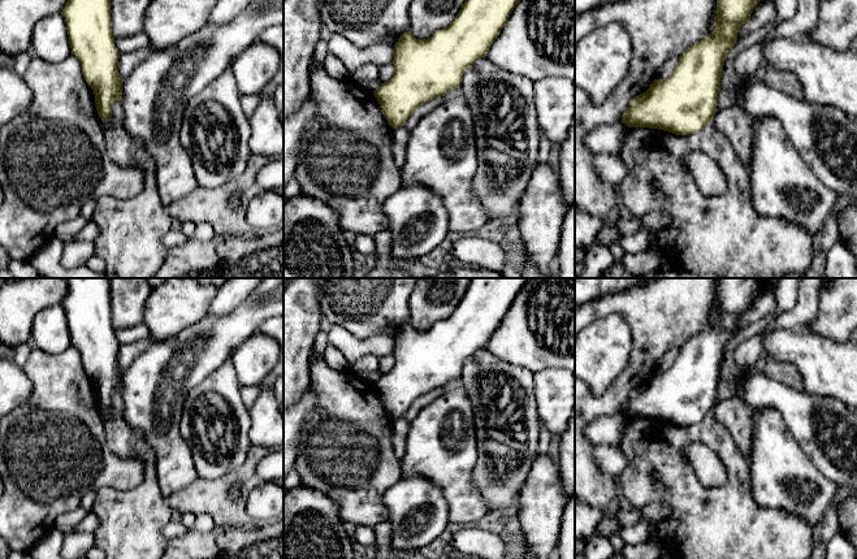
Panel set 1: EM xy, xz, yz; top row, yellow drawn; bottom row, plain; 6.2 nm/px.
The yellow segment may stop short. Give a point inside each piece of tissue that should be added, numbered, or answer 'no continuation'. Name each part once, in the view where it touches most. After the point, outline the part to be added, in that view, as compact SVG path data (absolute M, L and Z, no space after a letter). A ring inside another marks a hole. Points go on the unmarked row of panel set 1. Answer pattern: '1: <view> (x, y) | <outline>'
no continuation

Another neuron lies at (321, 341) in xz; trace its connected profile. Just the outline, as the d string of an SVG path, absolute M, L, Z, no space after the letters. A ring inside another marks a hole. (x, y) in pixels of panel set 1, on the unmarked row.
M324 325L315 337L313 348L312 348L312 358L321 358L324 359L324 352L329 346L329 330L328 326Z

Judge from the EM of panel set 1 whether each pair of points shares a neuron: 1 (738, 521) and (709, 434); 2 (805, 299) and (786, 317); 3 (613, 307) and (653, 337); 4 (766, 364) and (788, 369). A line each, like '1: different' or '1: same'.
1: same
2: same
3: same
4: same

